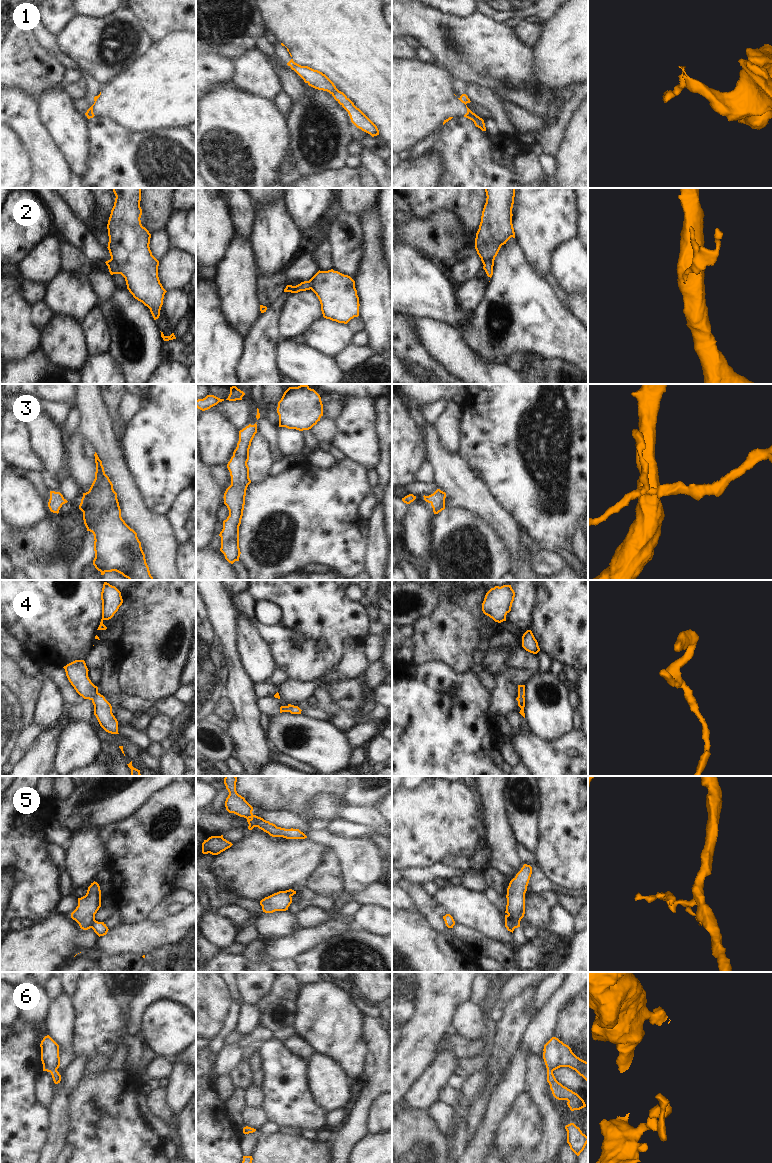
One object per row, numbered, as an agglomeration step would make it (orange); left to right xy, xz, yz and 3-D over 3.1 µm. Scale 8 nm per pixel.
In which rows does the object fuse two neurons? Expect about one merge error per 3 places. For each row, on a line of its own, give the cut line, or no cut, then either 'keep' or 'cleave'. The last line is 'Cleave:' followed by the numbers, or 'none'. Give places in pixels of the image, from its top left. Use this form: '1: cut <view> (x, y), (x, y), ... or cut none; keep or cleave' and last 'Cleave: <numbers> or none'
1: cut xy (97, 96), (95, 101); cleave
2: cut xy (111, 258), (120, 273); cleave
3: cut none; keep
4: cut none; keep
5: cut yz (505, 919), (508, 919), (515, 927); cleave
6: cut none; keep
Cleave: 1, 2, 5

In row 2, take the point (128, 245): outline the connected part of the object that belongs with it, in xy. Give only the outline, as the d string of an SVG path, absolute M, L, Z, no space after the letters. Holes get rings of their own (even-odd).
M113 188L116 196L114 206L108 220L108 250L125 278L127 289L135 299L150 309L154 320L160 316L164 295L167 292L158 277L159 261L150 250L151 234L141 224L142 209L140 207L142 188Z

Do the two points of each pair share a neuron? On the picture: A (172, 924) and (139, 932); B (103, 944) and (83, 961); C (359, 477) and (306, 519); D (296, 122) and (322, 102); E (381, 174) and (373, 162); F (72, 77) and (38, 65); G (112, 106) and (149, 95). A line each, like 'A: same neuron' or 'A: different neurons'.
A: same neuron
B: different neurons
C: same neuron
D: same neuron
E: same neuron
F: different neurons
G: same neuron

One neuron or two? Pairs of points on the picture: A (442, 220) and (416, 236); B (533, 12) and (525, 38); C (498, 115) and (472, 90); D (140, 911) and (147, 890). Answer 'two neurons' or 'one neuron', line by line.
A: one neuron
B: two neurons
C: one neuron
D: one neuron

